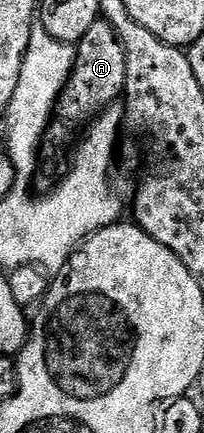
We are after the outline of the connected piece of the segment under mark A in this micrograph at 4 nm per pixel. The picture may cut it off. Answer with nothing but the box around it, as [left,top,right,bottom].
[36,19,128,190]

